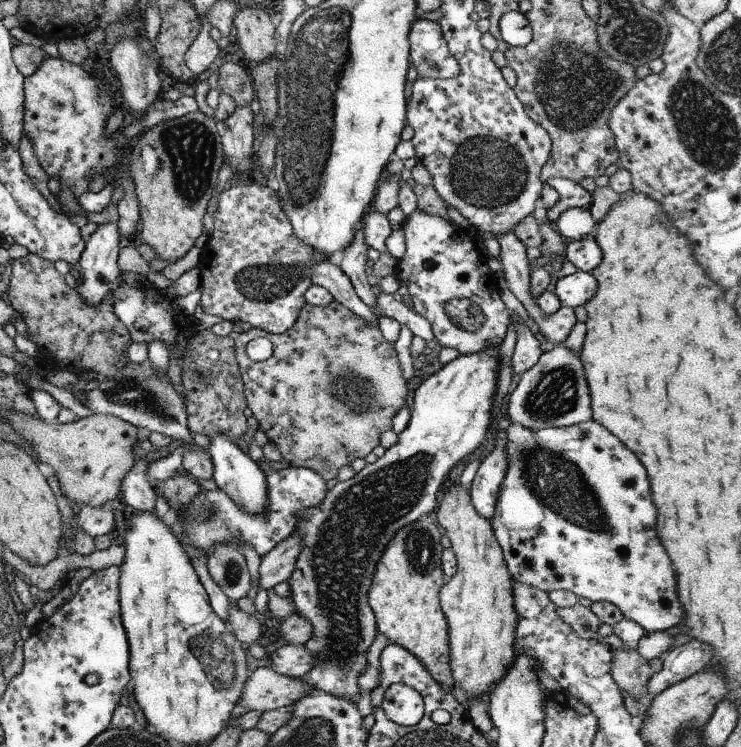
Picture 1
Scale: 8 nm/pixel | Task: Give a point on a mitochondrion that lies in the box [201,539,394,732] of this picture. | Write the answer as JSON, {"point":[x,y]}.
{"point":[234,572]}

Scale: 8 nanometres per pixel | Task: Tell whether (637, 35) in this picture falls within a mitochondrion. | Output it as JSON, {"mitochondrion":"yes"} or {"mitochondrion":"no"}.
{"mitochondrion":"yes"}

